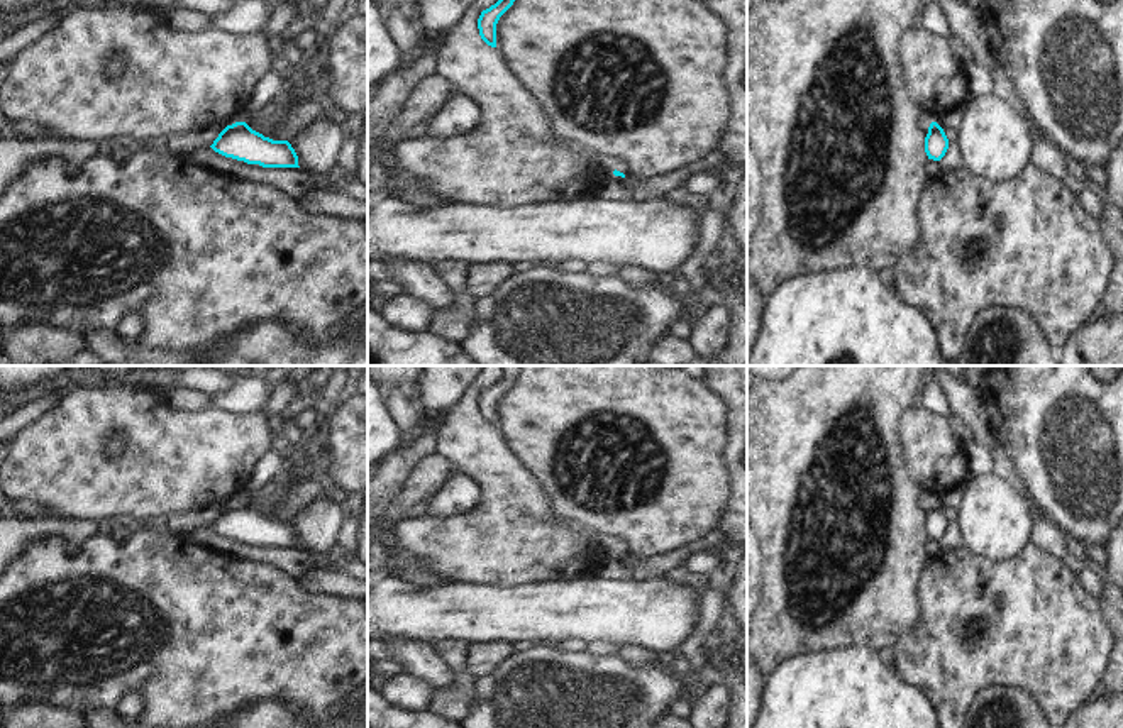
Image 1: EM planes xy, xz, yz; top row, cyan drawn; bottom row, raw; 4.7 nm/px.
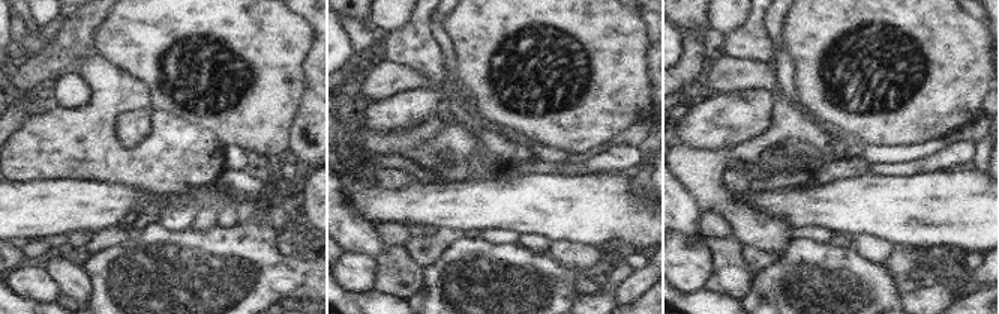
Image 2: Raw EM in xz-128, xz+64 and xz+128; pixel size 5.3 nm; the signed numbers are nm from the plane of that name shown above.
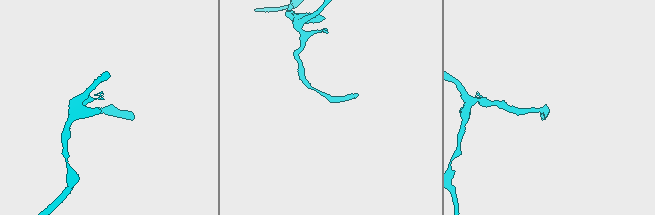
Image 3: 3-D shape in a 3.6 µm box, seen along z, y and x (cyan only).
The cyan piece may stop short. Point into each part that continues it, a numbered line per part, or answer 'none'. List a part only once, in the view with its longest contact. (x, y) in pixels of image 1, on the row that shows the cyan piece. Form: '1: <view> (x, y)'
none.

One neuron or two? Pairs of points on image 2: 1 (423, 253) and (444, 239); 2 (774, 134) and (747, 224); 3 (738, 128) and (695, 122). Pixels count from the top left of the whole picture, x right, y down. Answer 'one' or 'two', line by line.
1: one
2: one
3: one

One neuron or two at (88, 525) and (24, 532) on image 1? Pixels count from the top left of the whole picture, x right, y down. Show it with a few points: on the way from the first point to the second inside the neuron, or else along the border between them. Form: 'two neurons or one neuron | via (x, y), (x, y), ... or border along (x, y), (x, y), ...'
one neuron | via (73, 525), (39, 527)

